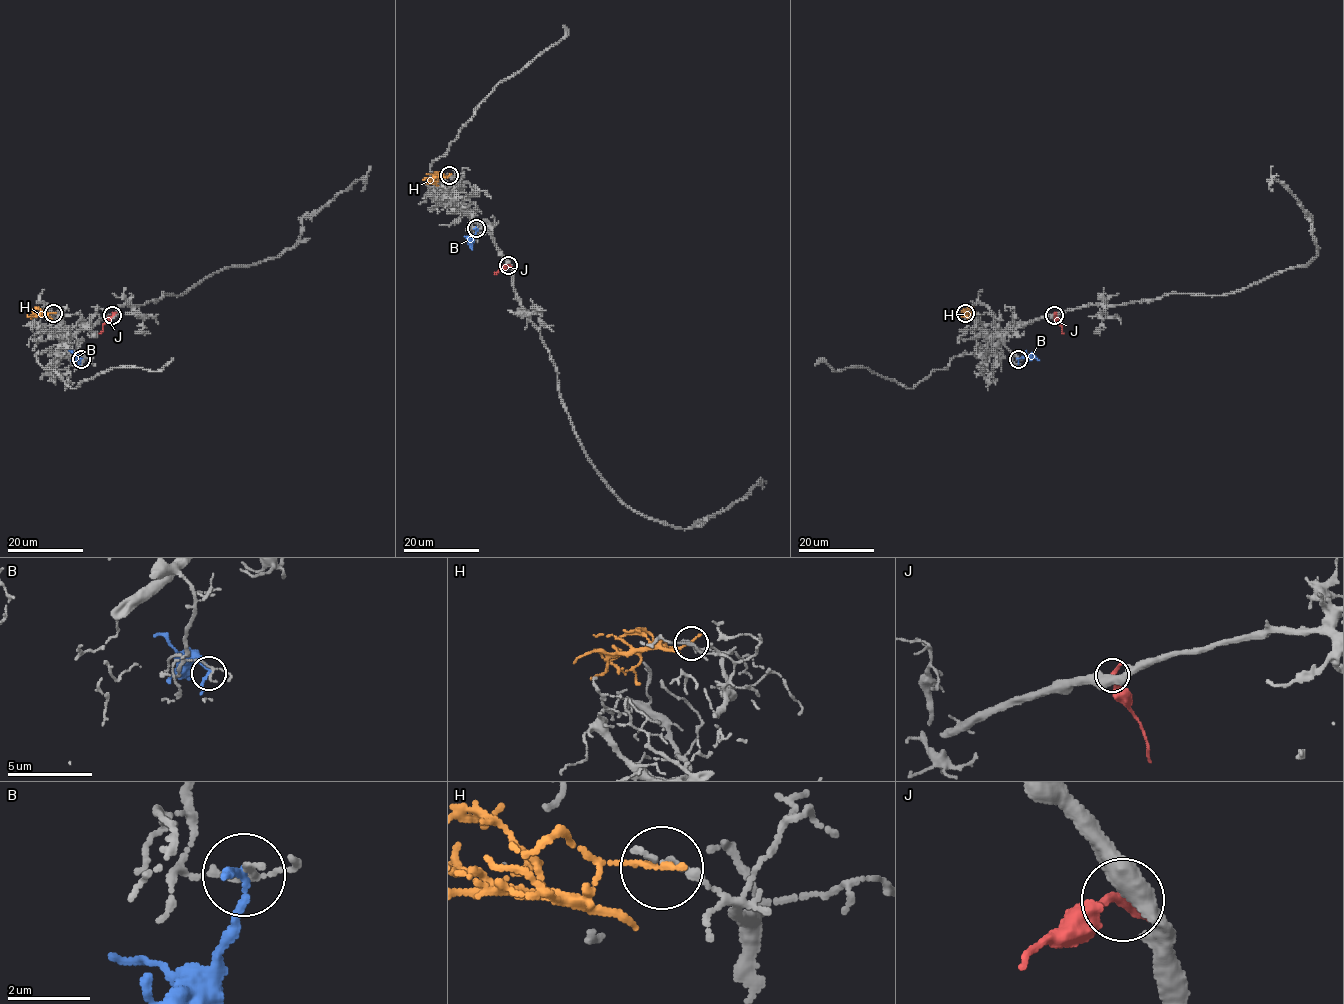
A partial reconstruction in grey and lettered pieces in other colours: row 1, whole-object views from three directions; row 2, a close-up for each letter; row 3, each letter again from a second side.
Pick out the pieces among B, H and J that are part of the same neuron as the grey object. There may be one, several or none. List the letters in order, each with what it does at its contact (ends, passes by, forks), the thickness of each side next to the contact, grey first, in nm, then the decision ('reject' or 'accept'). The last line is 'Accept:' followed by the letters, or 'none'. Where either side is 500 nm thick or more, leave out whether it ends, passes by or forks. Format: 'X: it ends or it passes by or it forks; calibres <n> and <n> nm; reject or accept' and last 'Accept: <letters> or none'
B: it passes by; calibres 120 and 150 nm; reject
H: it ends; calibres 180 and 150 nm; reject
J: it ends; calibres 480 and 280 nm; reject
Accept: none

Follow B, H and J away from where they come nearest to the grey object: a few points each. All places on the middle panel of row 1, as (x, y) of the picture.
B: (476, 228), (472, 249)
H: (448, 175), (423, 180)
J: (508, 265), (495, 274)

